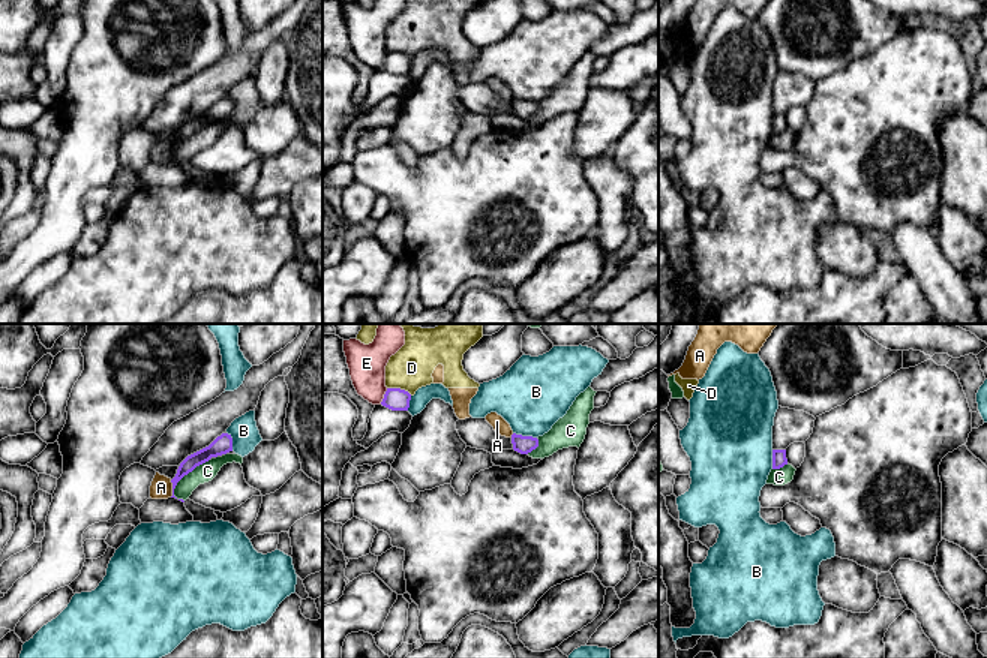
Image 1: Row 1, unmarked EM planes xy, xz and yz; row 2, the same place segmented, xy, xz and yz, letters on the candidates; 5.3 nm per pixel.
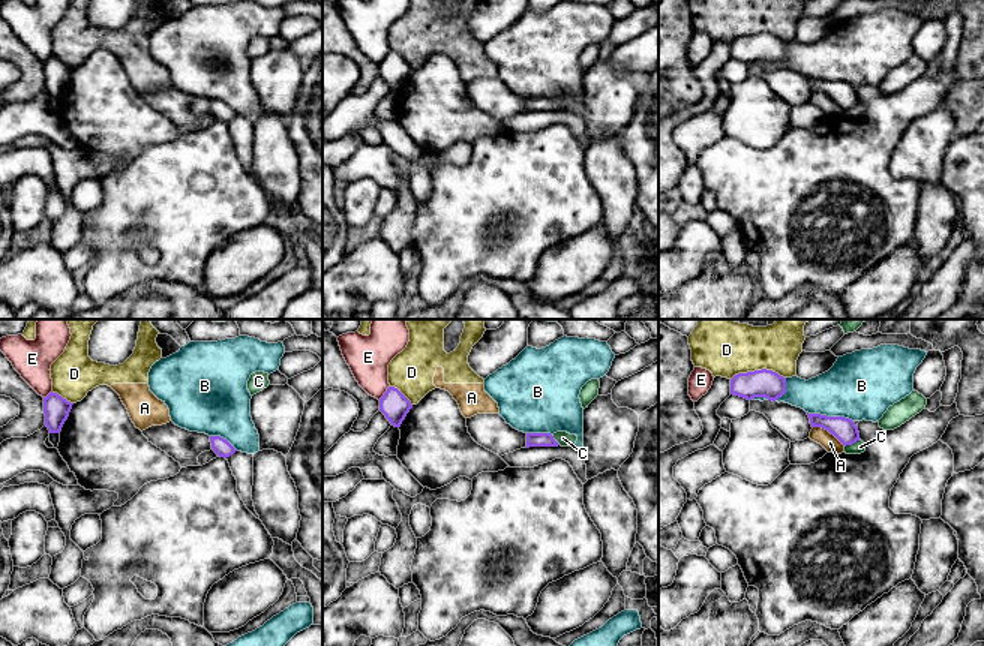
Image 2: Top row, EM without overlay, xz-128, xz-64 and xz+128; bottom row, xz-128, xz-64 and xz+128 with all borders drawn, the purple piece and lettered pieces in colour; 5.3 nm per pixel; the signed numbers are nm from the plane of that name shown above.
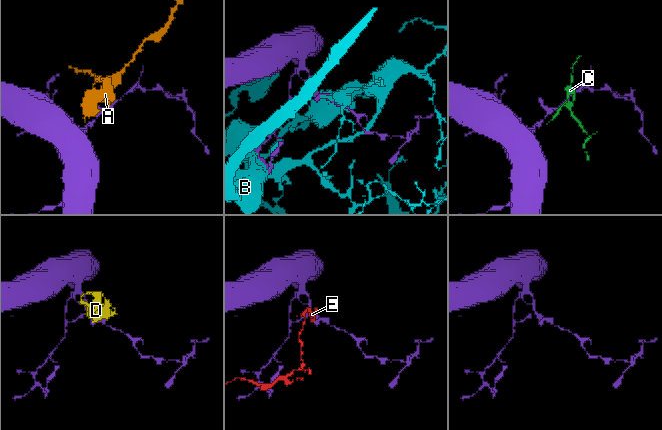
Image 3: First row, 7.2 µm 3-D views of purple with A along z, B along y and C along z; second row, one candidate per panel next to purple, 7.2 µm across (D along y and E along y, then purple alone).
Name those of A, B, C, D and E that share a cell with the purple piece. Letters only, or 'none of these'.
none of these

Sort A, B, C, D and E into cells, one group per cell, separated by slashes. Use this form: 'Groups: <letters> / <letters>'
Groups: A D / B / C / E

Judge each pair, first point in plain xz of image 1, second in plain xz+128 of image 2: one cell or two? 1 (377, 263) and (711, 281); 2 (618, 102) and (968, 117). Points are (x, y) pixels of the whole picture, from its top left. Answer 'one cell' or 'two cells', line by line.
1: two cells
2: two cells

